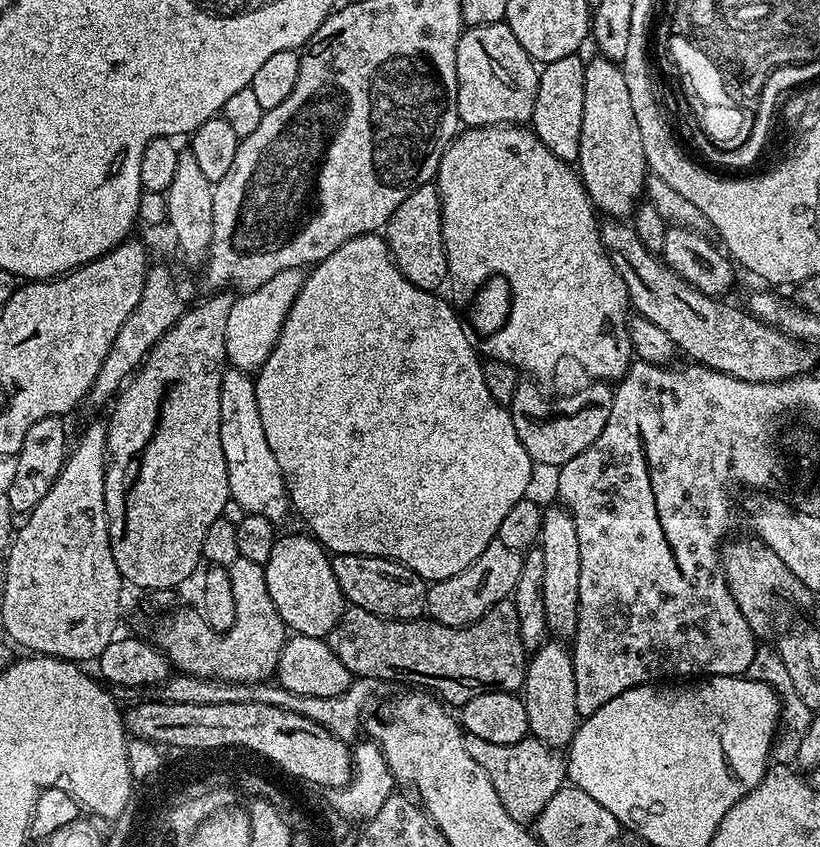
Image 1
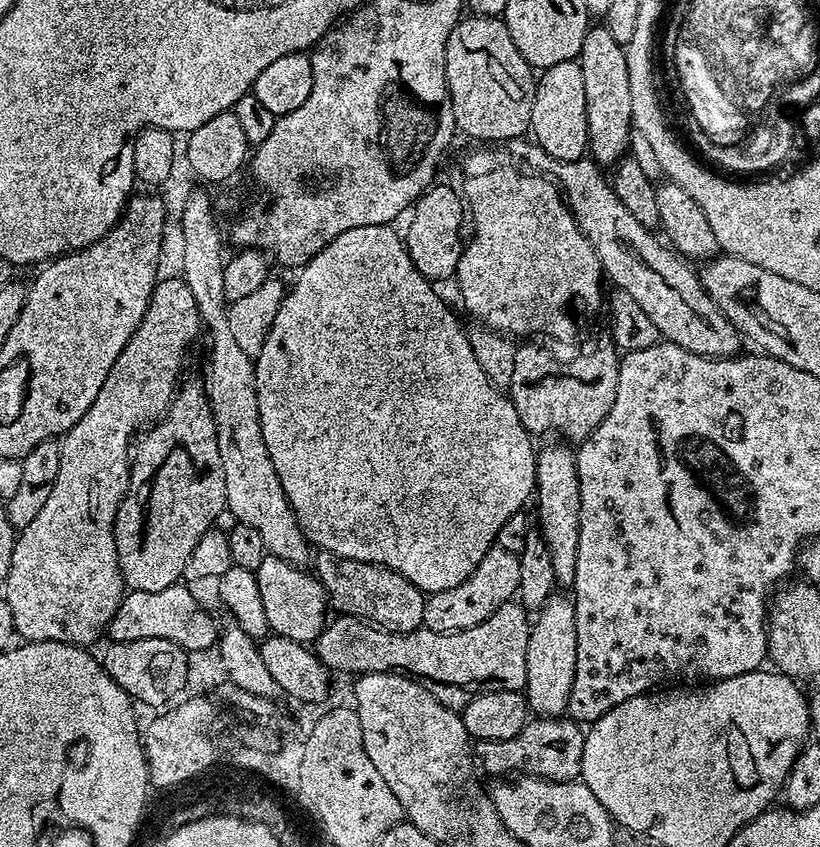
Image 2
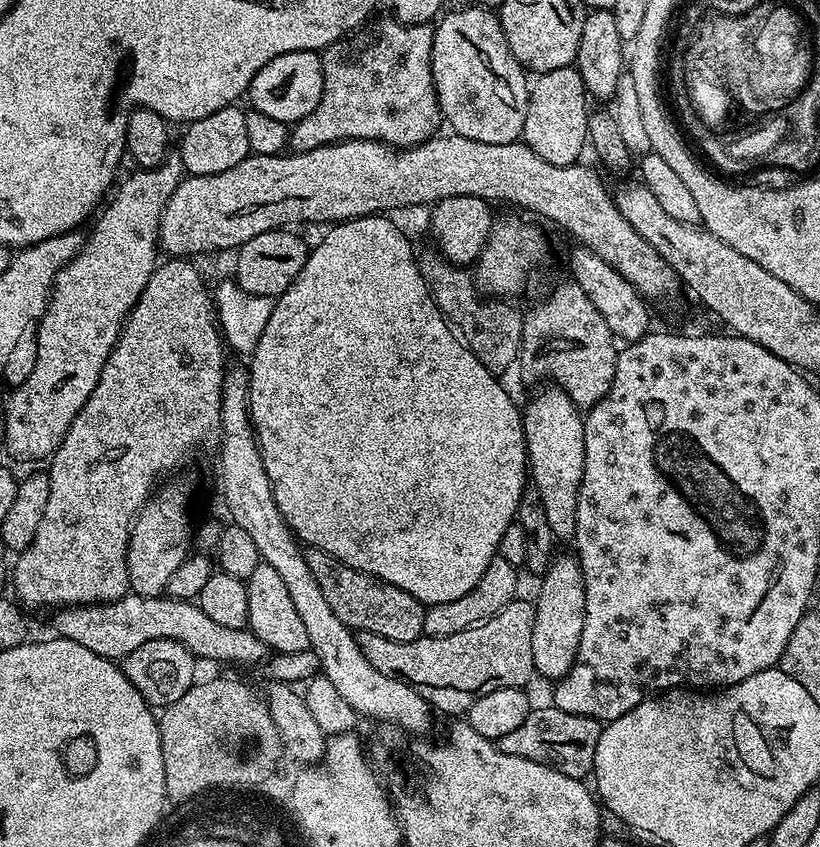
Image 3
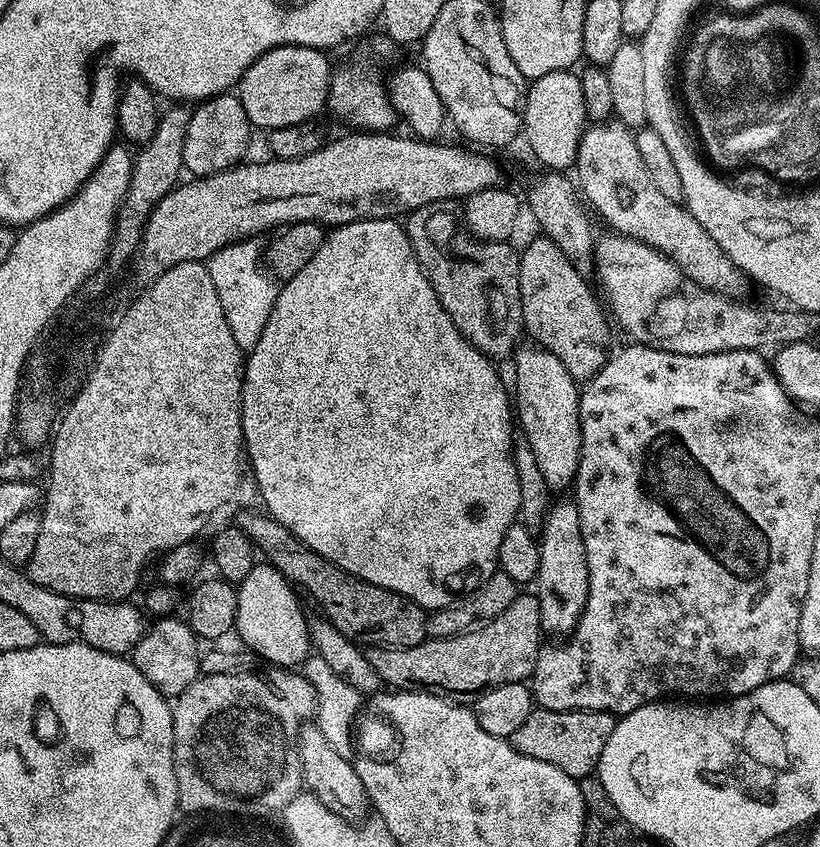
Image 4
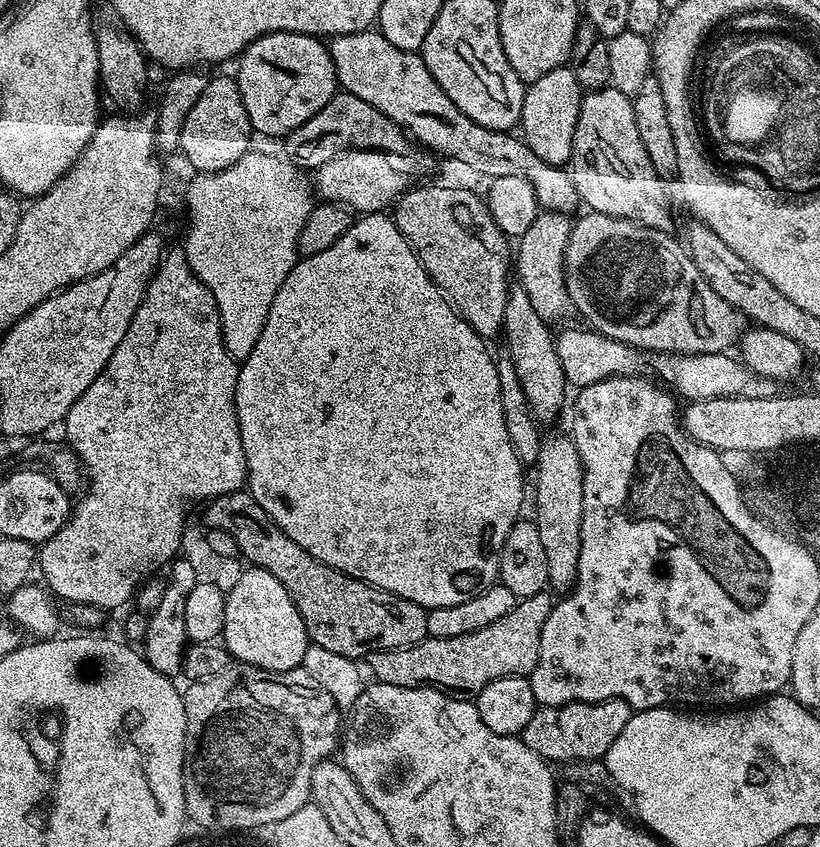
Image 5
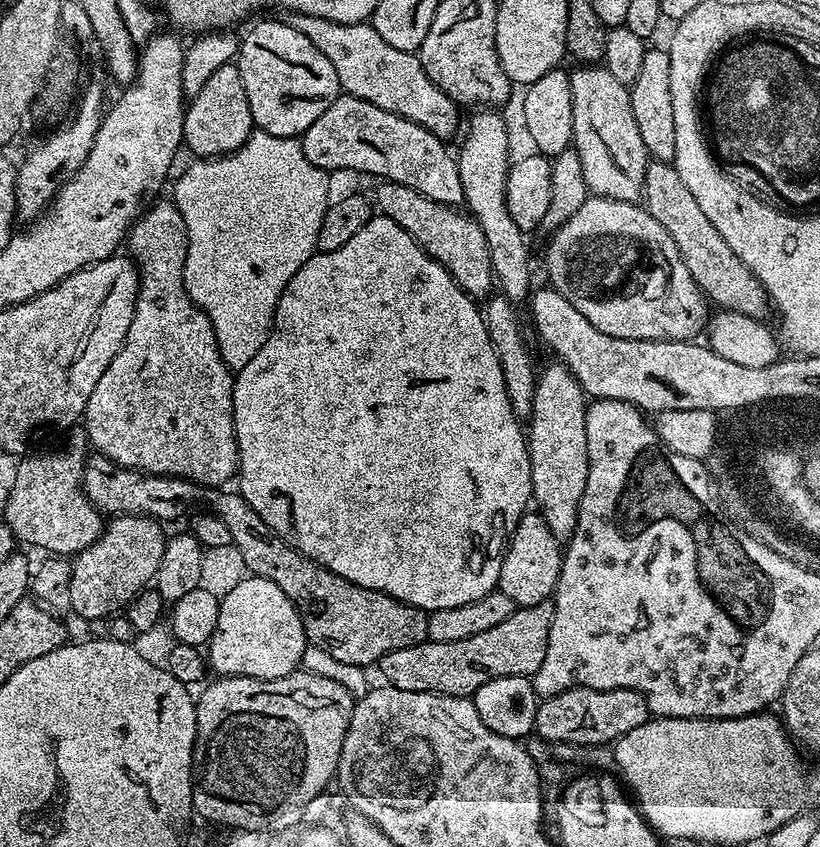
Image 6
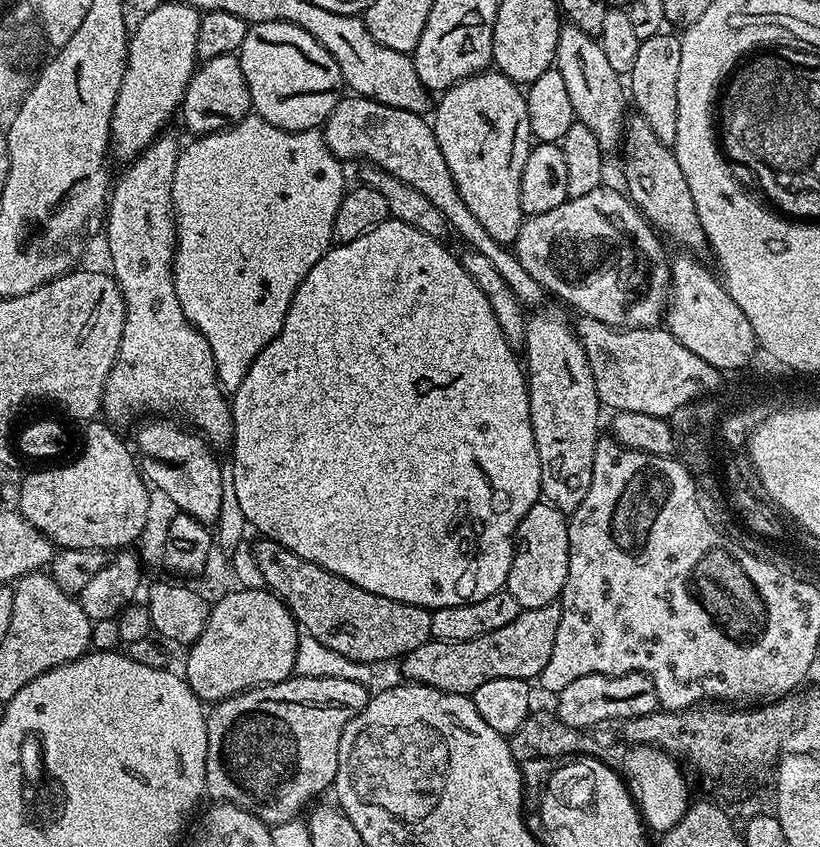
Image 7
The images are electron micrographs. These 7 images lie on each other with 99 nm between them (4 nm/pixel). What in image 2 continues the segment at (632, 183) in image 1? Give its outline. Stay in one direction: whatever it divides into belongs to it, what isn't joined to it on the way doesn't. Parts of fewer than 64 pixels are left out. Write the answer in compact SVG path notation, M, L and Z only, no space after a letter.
M606 26L589 27L578 57L586 81L586 126L588 152L601 166L612 166L625 159L632 143L634 125L630 102L630 70L625 45L614 42Z

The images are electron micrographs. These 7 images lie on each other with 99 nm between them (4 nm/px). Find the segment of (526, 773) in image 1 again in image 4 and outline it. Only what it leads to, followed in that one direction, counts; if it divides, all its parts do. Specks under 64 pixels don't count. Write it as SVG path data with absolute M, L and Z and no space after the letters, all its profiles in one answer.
M537 707L526 718L518 730L514 730L510 743L514 750L542 762L558 766L566 774L591 776L595 773L596 763L600 761L602 746L614 734L617 717L611 712L559 712Z

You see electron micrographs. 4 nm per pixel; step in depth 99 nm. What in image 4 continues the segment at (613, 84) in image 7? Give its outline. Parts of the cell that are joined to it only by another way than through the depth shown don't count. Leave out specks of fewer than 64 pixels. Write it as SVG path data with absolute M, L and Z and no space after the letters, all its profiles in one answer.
M615 118L585 127L576 155L575 172L583 199L590 208L592 203L591 211L596 211L612 227L609 229L613 233L629 236L666 254L691 280L698 282L698 286L711 292L740 298L750 287L748 277L730 262L722 246L706 234L702 222L698 222L683 203L670 202L670 198L665 198L658 186L650 182L642 154L638 154L633 129Z

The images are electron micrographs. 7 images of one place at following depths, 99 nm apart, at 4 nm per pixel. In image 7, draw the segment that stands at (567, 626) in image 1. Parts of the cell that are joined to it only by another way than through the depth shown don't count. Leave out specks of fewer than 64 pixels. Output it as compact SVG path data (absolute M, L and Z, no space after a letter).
M485 70L465 80L459 80L453 88L447 88L437 100L440 101L436 104L436 113L430 116L430 123L434 138L438 138L438 150L442 150L446 166L450 166L456 192L462 194L466 210L470 210L470 214L478 218L478 223L489 232L494 242L505 246L515 245L518 230L526 219L520 201L522 170L526 166L530 150L534 147L528 101L521 85L515 84L498 71Z

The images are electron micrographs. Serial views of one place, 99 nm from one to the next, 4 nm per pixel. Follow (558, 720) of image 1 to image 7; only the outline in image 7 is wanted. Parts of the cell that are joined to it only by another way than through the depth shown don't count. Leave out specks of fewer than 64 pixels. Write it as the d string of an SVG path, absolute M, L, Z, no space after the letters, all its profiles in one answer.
M547 308L528 316L522 356L526 361L530 422L542 466L540 494L547 503L571 514L582 506L582 498L590 490L594 450L602 436L602 405L594 386L594 374L590 374L586 350L576 336L575 327L562 313Z

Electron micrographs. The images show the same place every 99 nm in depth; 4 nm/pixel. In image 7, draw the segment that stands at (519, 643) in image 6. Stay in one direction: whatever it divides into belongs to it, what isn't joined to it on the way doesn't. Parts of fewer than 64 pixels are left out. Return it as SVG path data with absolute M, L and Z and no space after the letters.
M559 603L547 604L521 610L518 618L510 622L510 626L490 630L490 634L482 634L482 638L470 638L466 642L428 640L422 646L418 646L418 650L410 650L402 657L403 679L459 696L475 692L491 679L514 678L535 681L546 662L550 662L559 621Z

